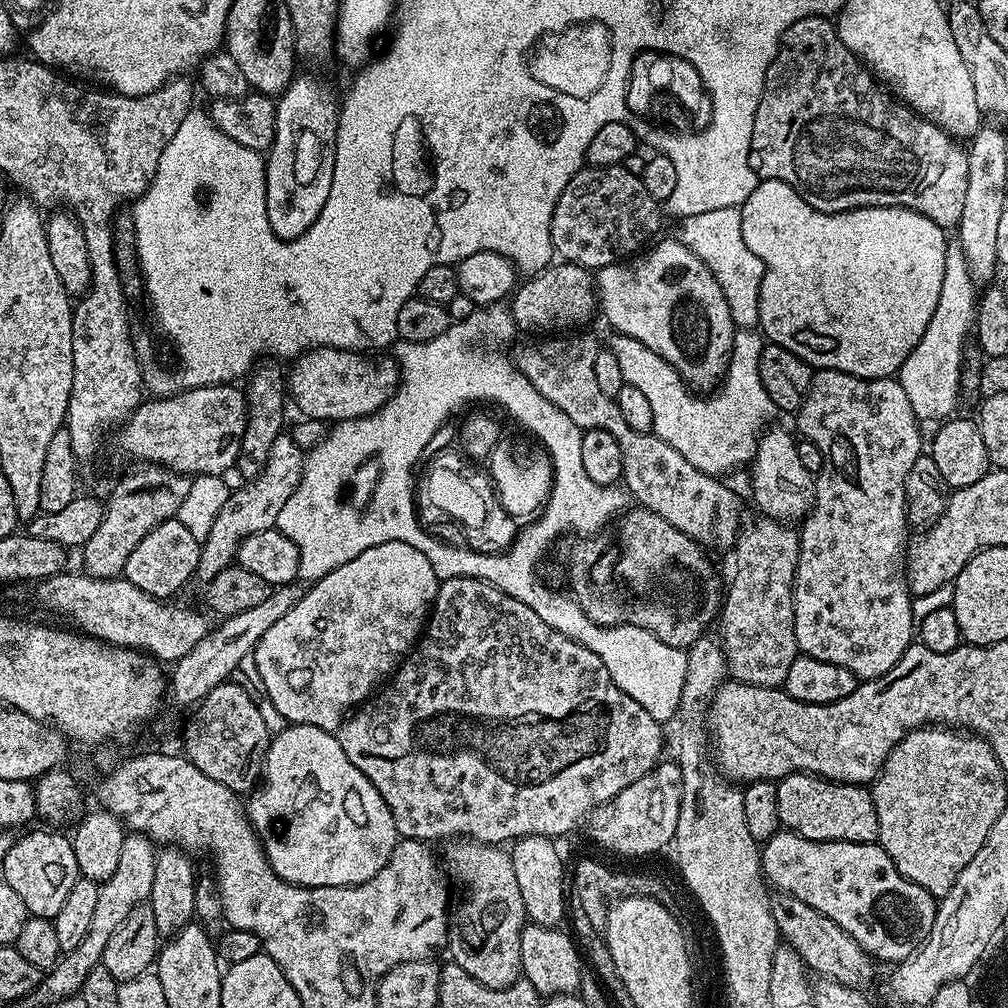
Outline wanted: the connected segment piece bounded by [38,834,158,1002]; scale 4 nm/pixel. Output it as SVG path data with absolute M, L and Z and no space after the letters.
M125 835L118 867L114 870L114 874L110 874L110 878L99 881L98 902L90 921L90 931L82 937L82 942L78 942L78 946L74 946L74 950L70 950L63 958L57 960L56 965L41 979L38 996L49 1002L75 996L79 993L82 982L86 982L86 974L101 967L106 942L110 942L110 934L114 934L114 930L118 930L118 926L126 922L126 917L130 914L130 910L134 910L134 906L143 904L149 899L157 851L157 845L147 836Z

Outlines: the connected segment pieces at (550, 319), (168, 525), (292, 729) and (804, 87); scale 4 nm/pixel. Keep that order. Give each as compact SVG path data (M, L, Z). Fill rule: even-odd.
M564 262L553 263L542 272L529 275L527 279L525 279L528 281L526 281L525 284L523 281L523 283L513 291L510 297L510 303L512 303L510 315L513 325L519 331L522 329L528 332L544 332L540 334L558 334L577 329L574 327L582 326L588 323L592 316L595 317L598 301L596 298L596 289L594 287L593 273L570 263L570 290L562 290L562 276L560 276L560 274L564 274Z
M173 518L162 522L154 526L154 530L150 530L150 534L146 534L142 542L138 542L138 546L134 546L130 558L126 558L123 579L134 582L138 590L146 590L146 594L154 599L167 601L175 597L172 595L199 569L200 546L201 541L196 540L180 520Z
M309 724L291 725L271 737L264 756L262 779L247 797L246 811L274 874L307 888L370 882L370 878L386 866L398 842L394 818L370 778L346 758L346 750L342 750L333 733Z
M824 14L809 15L801 20L793 20L792 24L784 29L776 50L776 57L768 61L766 78L760 86L760 101L752 113L754 130L750 138L748 165L752 167L754 174L760 180L786 182L786 186L793 188L807 204L814 206L814 210L849 212L855 208L909 208L930 218L930 222L934 222L939 228L955 229L962 218L962 209L966 202L966 158L968 153L965 145L959 139L942 131L936 124L931 124L929 120L919 116L907 104L889 95L871 71L865 68L860 59L848 49L846 42L842 42L842 38L838 38L835 23L831 19L827 20L826 16Z

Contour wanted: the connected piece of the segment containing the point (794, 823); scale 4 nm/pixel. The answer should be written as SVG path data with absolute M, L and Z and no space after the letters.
M792 772L776 784L778 794L778 818L789 832L797 832L802 838L811 840L841 840L875 844L879 841L878 814L874 810L871 791L859 784L842 784L839 780L826 780L806 772Z

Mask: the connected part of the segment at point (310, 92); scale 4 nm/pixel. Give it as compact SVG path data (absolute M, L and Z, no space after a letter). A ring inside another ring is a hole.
M297 75L292 83L288 85L286 91L280 93L276 100L276 133L274 142L266 153L266 163L264 165L264 205L266 206L266 218L270 222L270 230L274 230L277 240L297 240L322 214L322 206L326 206L326 198L330 198L330 182L334 174L334 162L336 161L336 121L340 119L340 108L338 107L338 96L332 93L332 88L328 84L323 84L320 80L315 80L312 76Z

